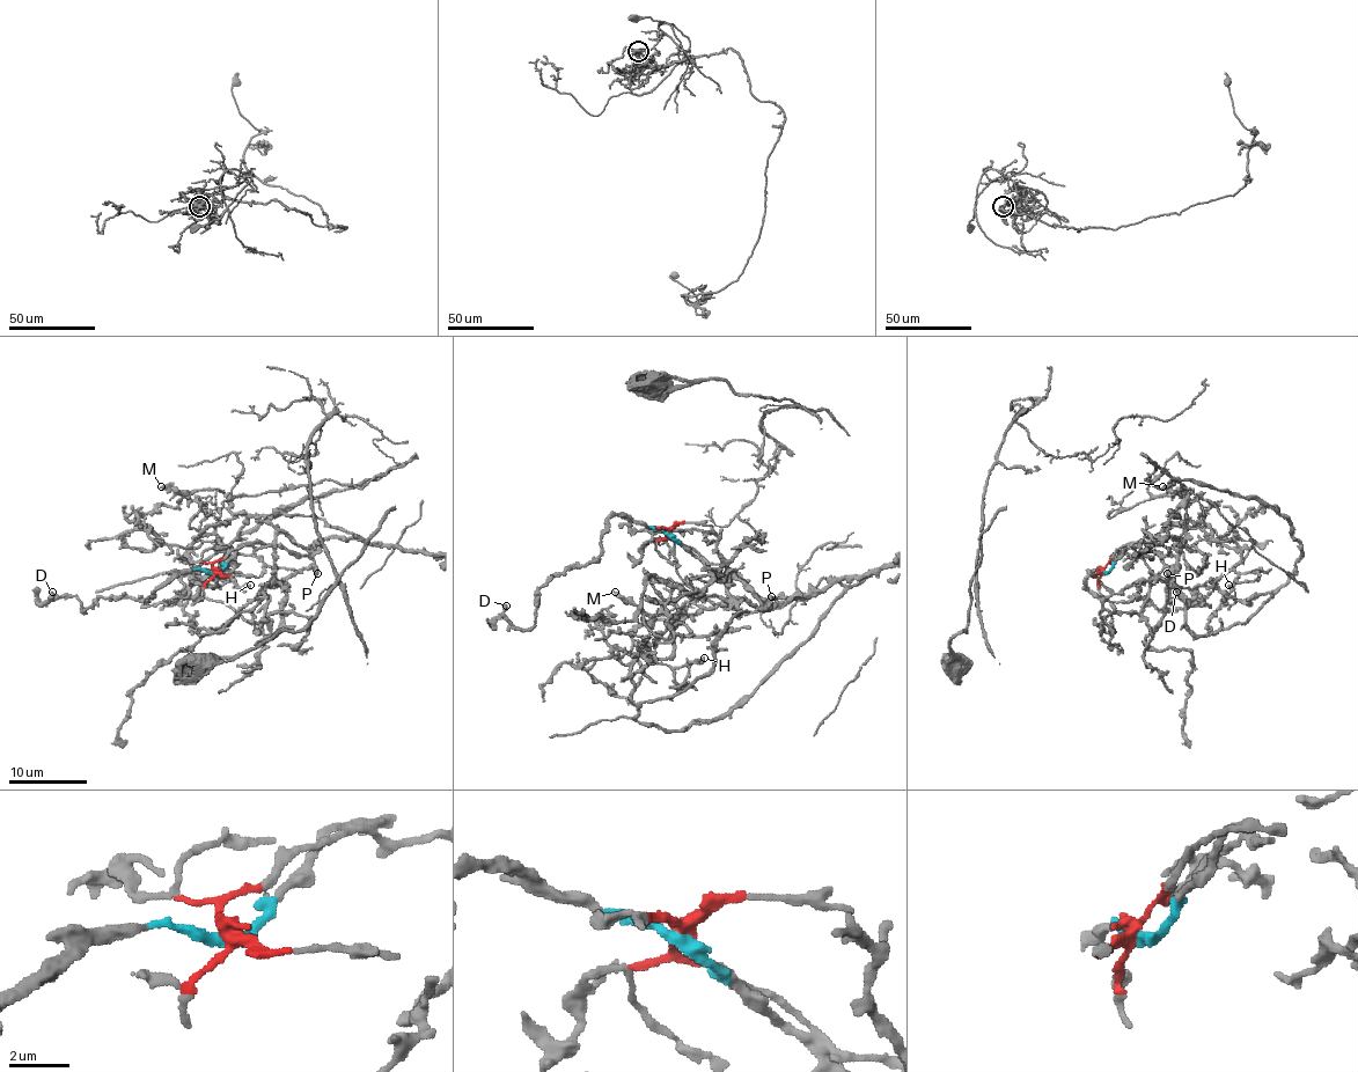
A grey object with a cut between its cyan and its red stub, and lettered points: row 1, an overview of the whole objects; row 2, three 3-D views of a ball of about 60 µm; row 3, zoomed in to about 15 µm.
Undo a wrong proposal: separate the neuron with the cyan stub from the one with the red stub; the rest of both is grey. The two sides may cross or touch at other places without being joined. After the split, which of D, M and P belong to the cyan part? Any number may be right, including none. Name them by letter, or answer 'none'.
D, M, P

